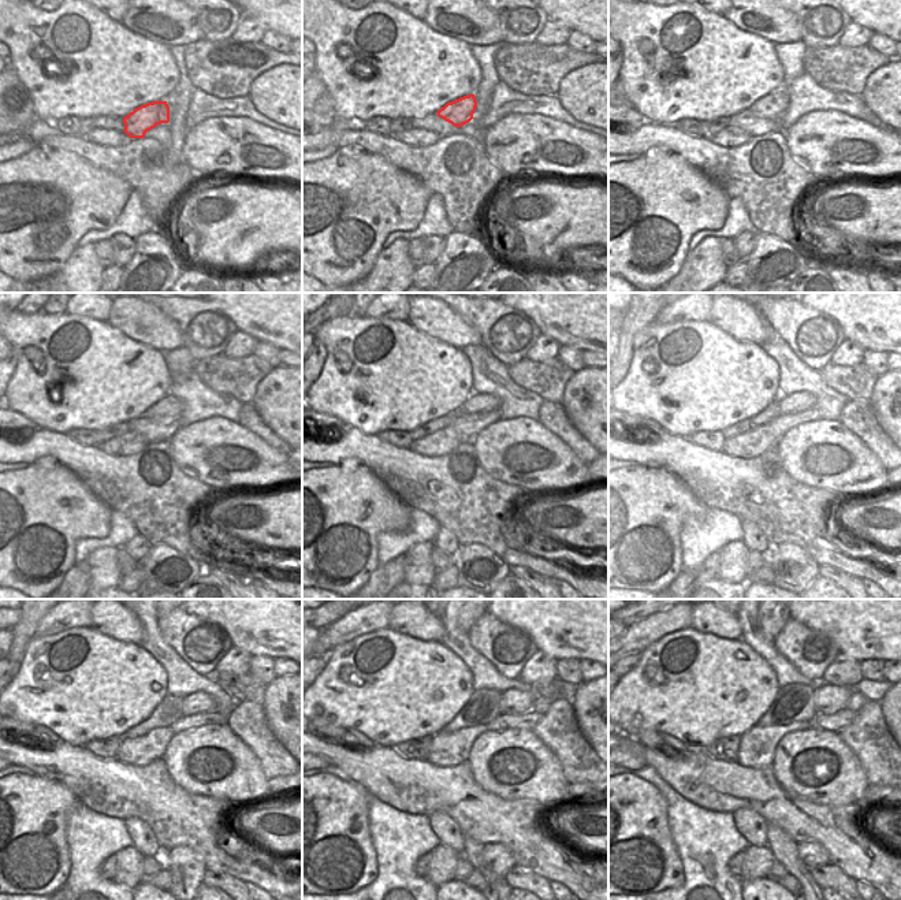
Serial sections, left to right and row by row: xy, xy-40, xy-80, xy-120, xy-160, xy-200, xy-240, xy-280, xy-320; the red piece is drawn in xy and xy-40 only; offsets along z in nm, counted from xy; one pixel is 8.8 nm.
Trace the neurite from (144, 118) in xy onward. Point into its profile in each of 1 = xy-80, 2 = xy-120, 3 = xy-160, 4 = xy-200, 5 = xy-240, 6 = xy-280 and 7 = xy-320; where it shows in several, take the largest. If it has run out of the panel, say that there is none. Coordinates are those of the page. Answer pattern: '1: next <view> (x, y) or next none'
1: next xy-80 (773, 106)
2: next xy-120 (168, 406)
3: next xy-160 (477, 404)
4: next xy-200 (800, 401)
5: next xy-240 (200, 702)
6: next xy-280 (512, 702)
7: next xy-320 (829, 699)

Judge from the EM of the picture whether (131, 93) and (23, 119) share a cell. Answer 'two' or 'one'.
two

